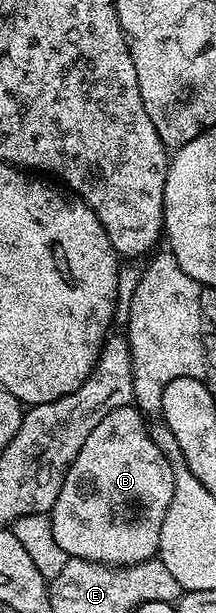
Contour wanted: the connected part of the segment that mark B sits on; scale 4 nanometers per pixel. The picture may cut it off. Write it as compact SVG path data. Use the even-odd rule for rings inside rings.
M133 405L119 407L119 411L111 411L111 415L107 415L107 419L103 419L103 423L99 423L99 427L95 427L95 431L91 431L91 435L87 435L87 443L83 443L83 447L79 447L79 455L75 455L75 459L65 473L59 491L59 499L55 499L55 507L51 514L51 531L55 535L55 543L59 543L59 547L63 547L63 551L68 557L78 557L107 566L133 565L156 558L159 547L159 530L163 527L163 515L167 515L167 506L171 503L172 490L173 472L163 451L159 451L159 447L155 447L155 443L151 443L149 426L141 410Z

